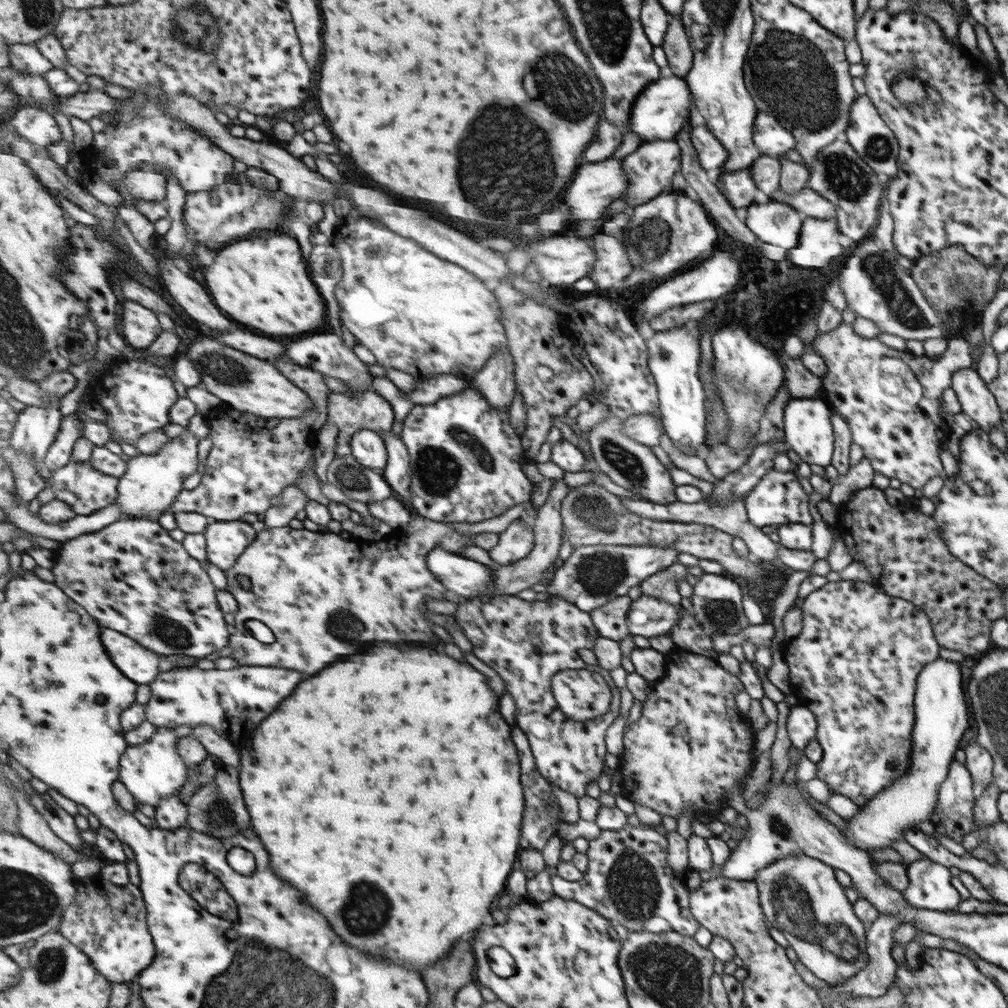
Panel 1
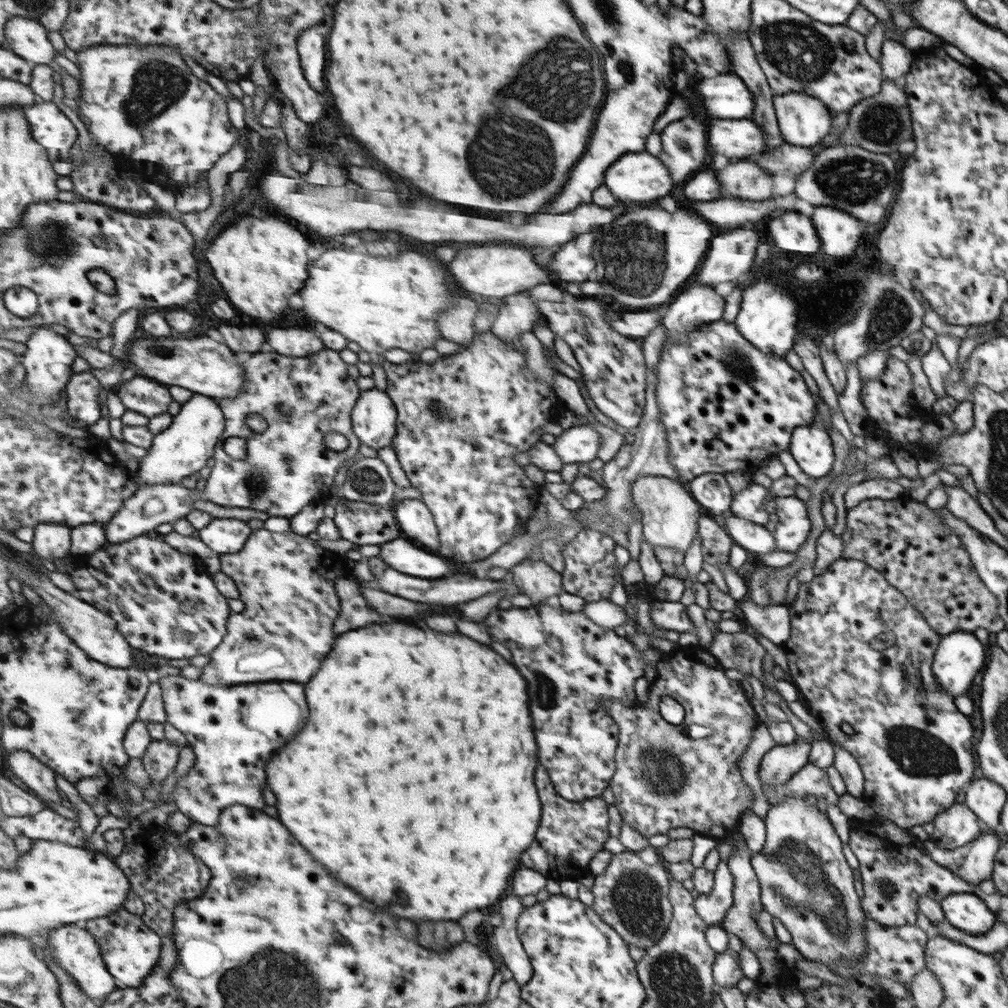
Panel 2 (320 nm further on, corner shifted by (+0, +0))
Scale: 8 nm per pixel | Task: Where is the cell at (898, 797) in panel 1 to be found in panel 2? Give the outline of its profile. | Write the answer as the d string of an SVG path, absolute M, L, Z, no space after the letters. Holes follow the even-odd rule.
M972 632L942 635L933 656L933 674L947 696L963 696L985 662L981 640Z

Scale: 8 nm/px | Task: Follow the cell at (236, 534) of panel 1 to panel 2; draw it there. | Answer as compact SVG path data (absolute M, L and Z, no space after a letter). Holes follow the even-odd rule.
M235 518L213 519L200 530L200 540L219 555L242 552L253 529L243 520Z

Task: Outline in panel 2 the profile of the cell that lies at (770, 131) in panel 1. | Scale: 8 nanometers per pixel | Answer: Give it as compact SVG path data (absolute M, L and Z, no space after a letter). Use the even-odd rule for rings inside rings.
M789 92L773 96L772 106L780 136L789 146L819 145L832 128L829 110L817 98Z

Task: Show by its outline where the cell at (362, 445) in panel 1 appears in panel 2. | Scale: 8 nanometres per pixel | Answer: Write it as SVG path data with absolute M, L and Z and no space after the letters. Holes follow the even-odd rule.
M386 390L362 391L352 414L353 430L360 441L375 449L392 446L398 431L398 408Z

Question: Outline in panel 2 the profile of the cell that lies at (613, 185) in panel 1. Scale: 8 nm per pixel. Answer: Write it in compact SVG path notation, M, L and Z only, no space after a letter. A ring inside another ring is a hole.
M647 152L623 155L606 172L604 185L617 201L645 202L665 196L671 190L671 178L661 160Z

